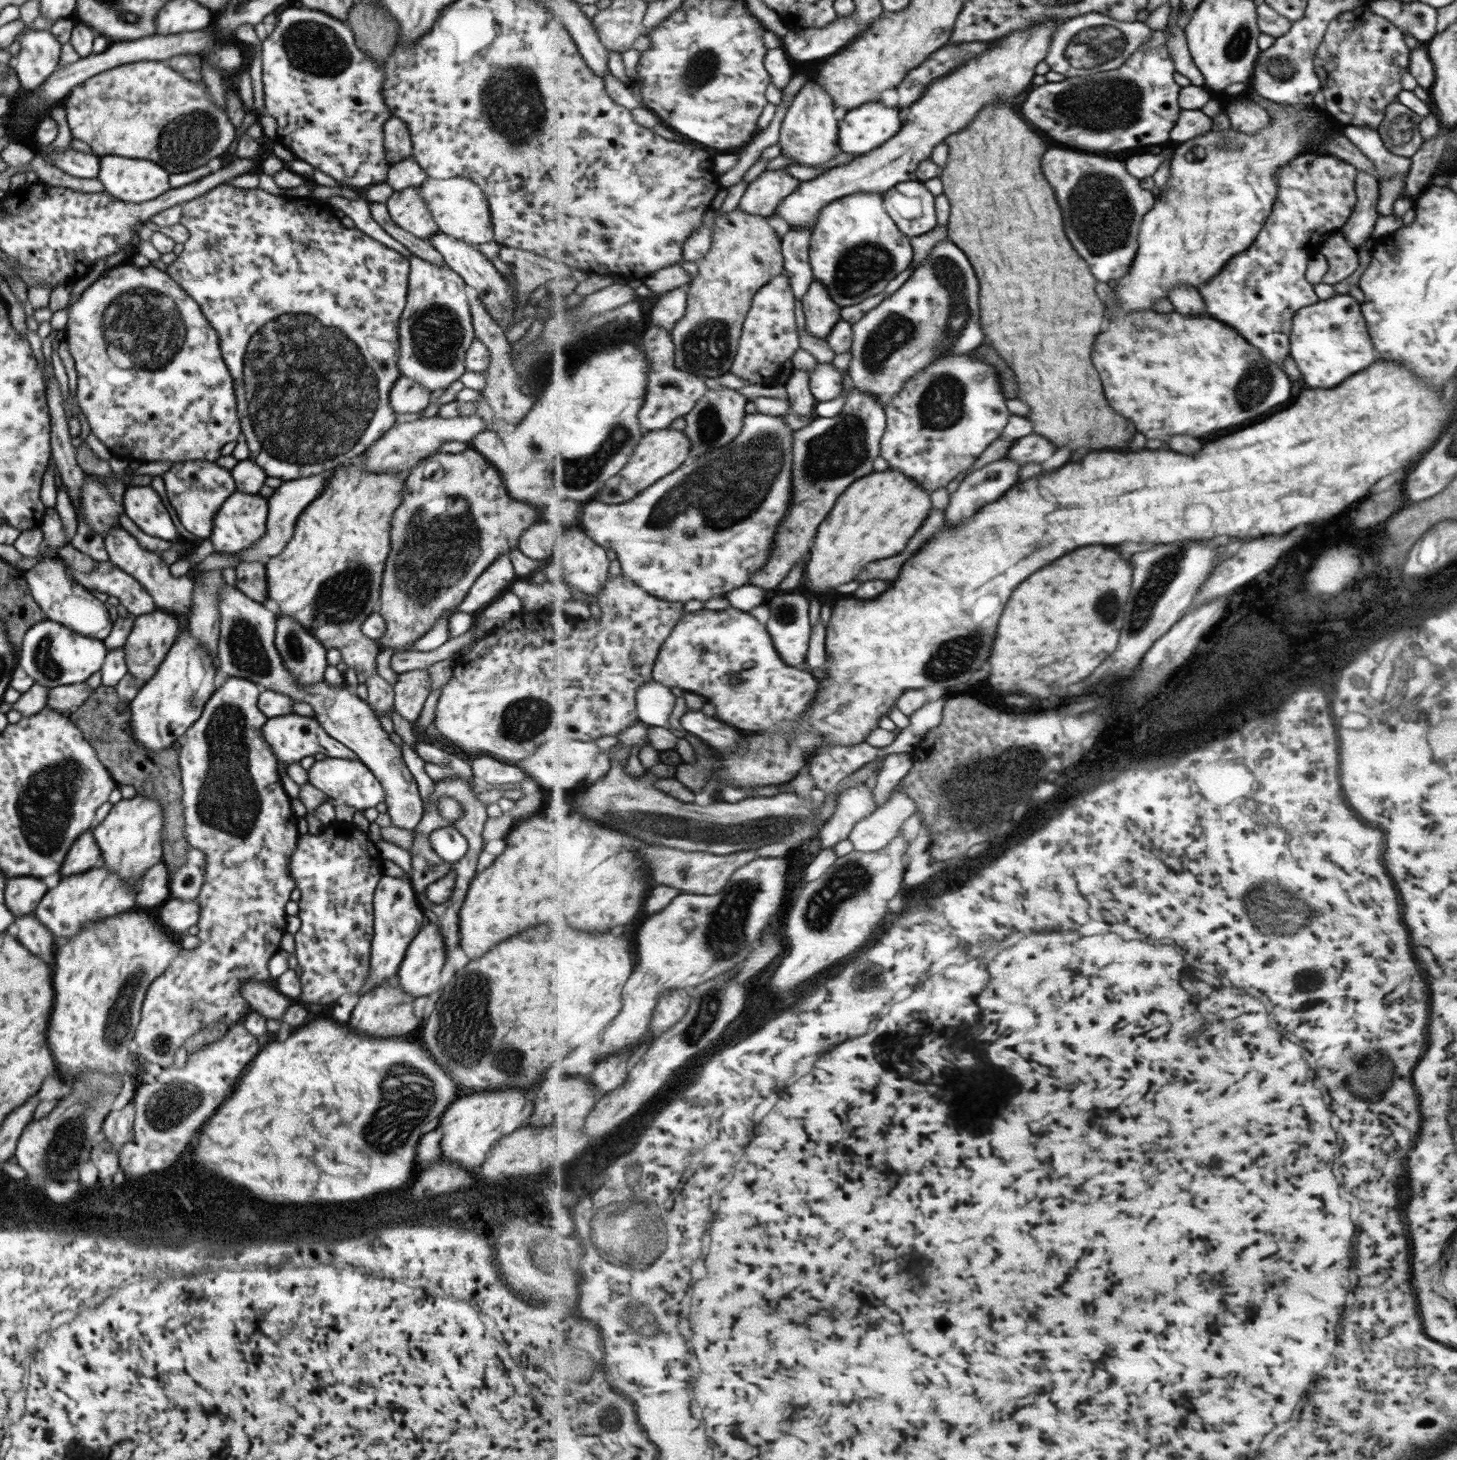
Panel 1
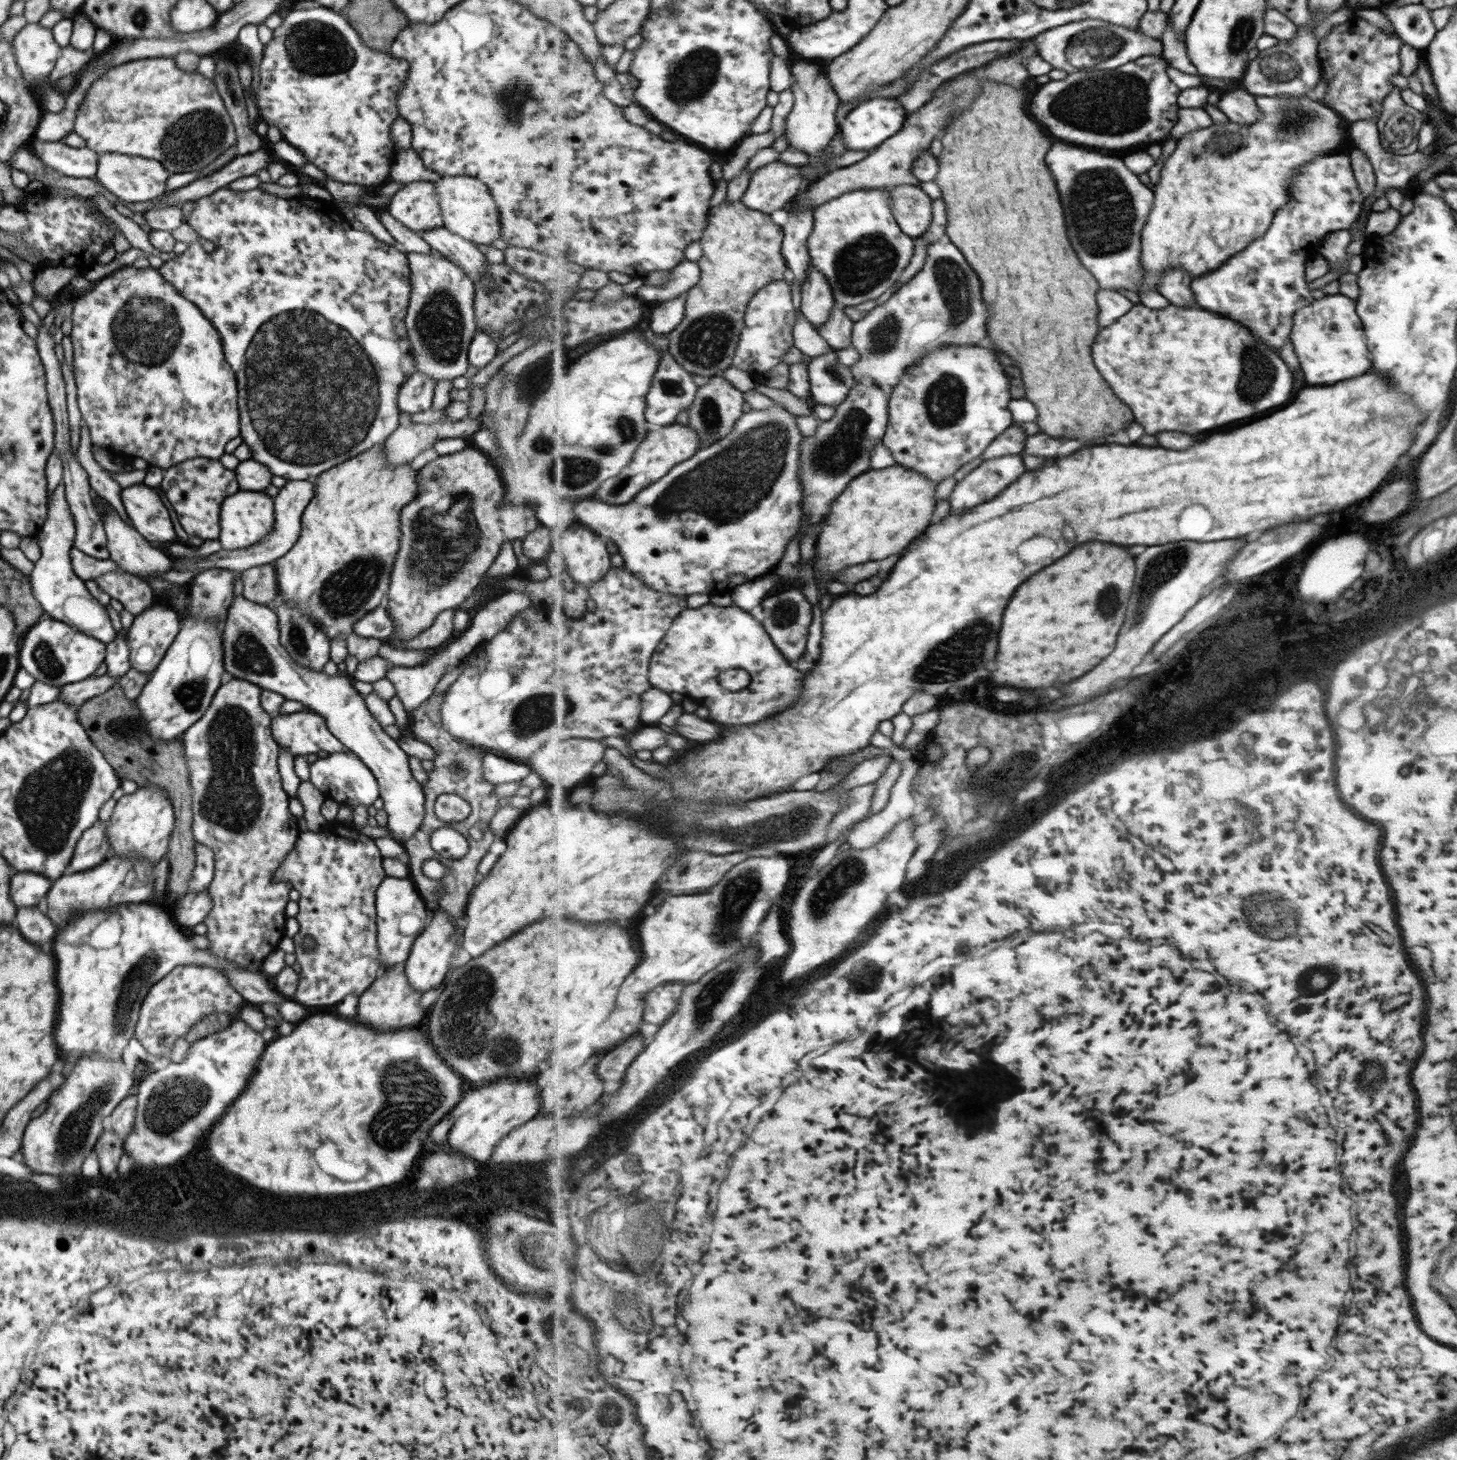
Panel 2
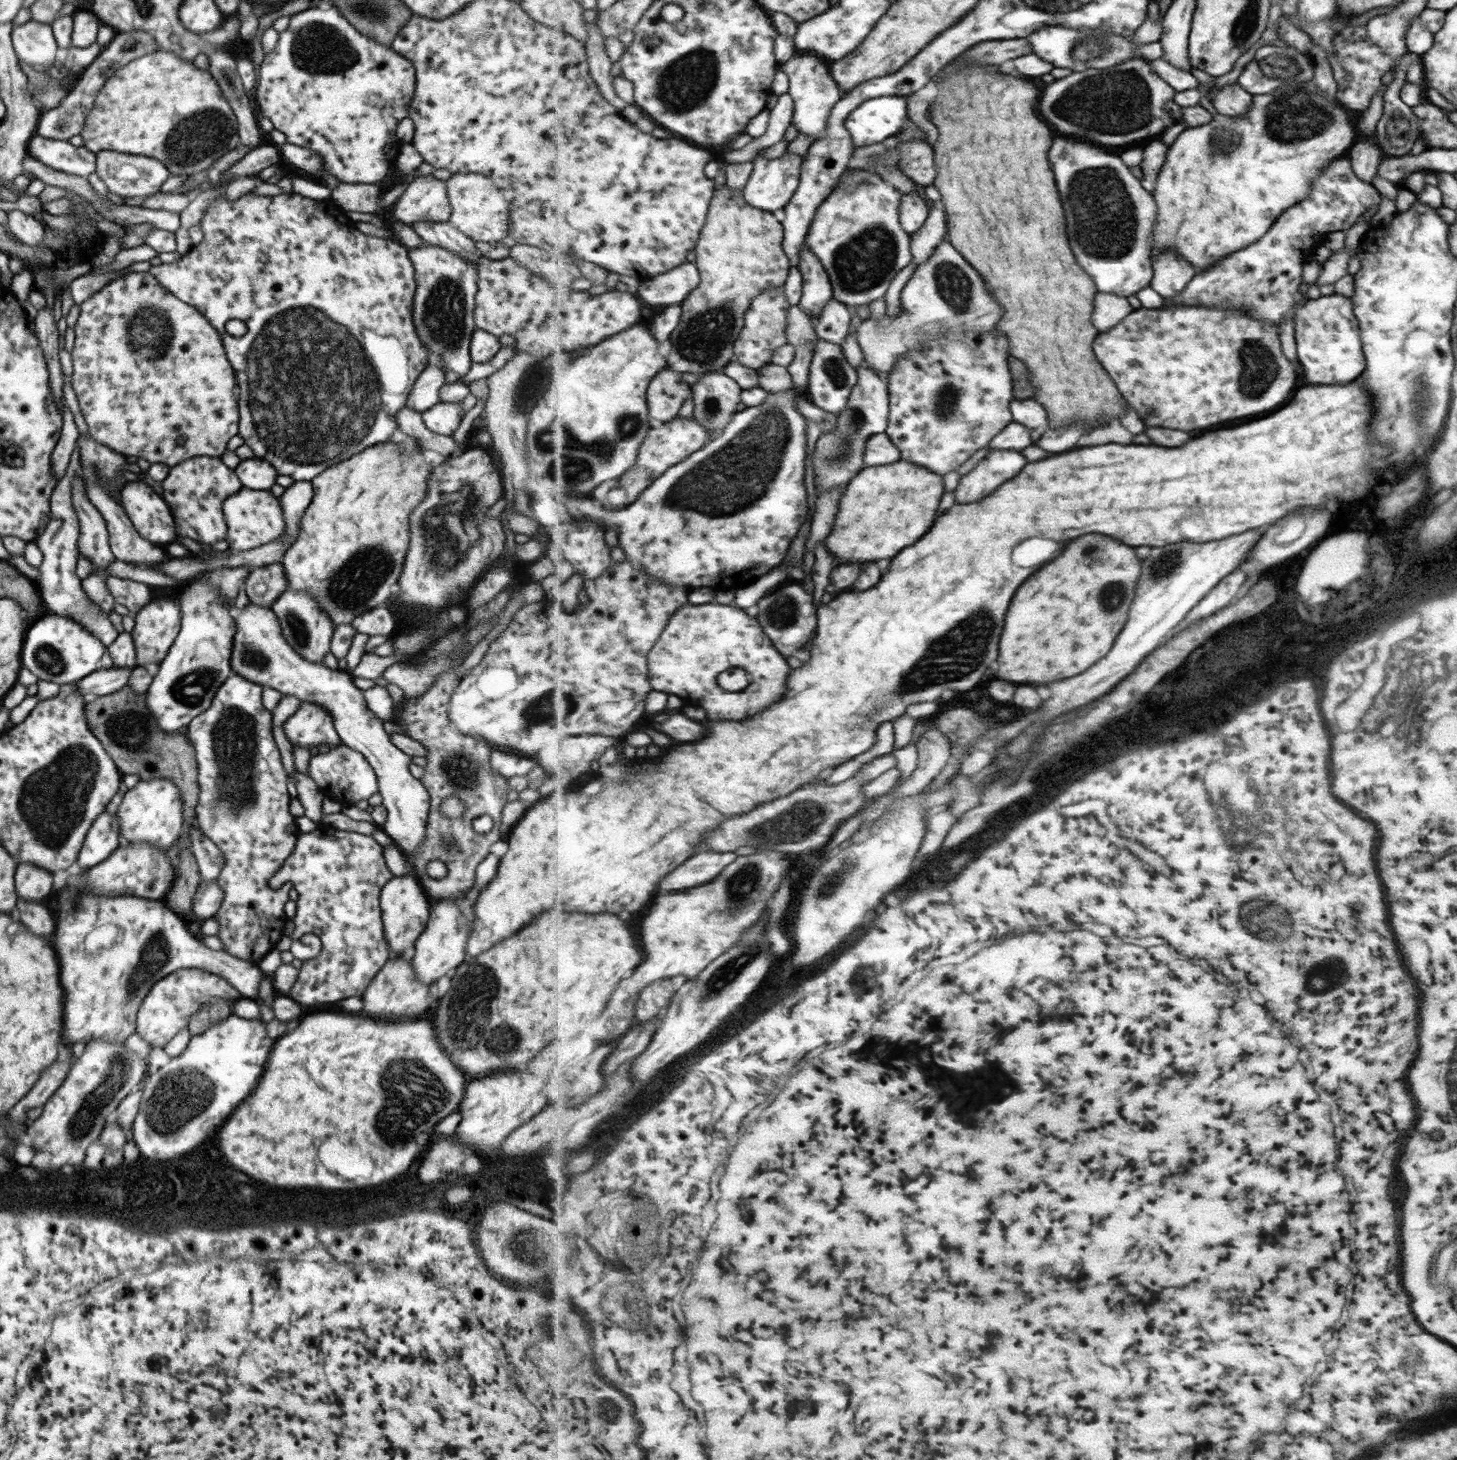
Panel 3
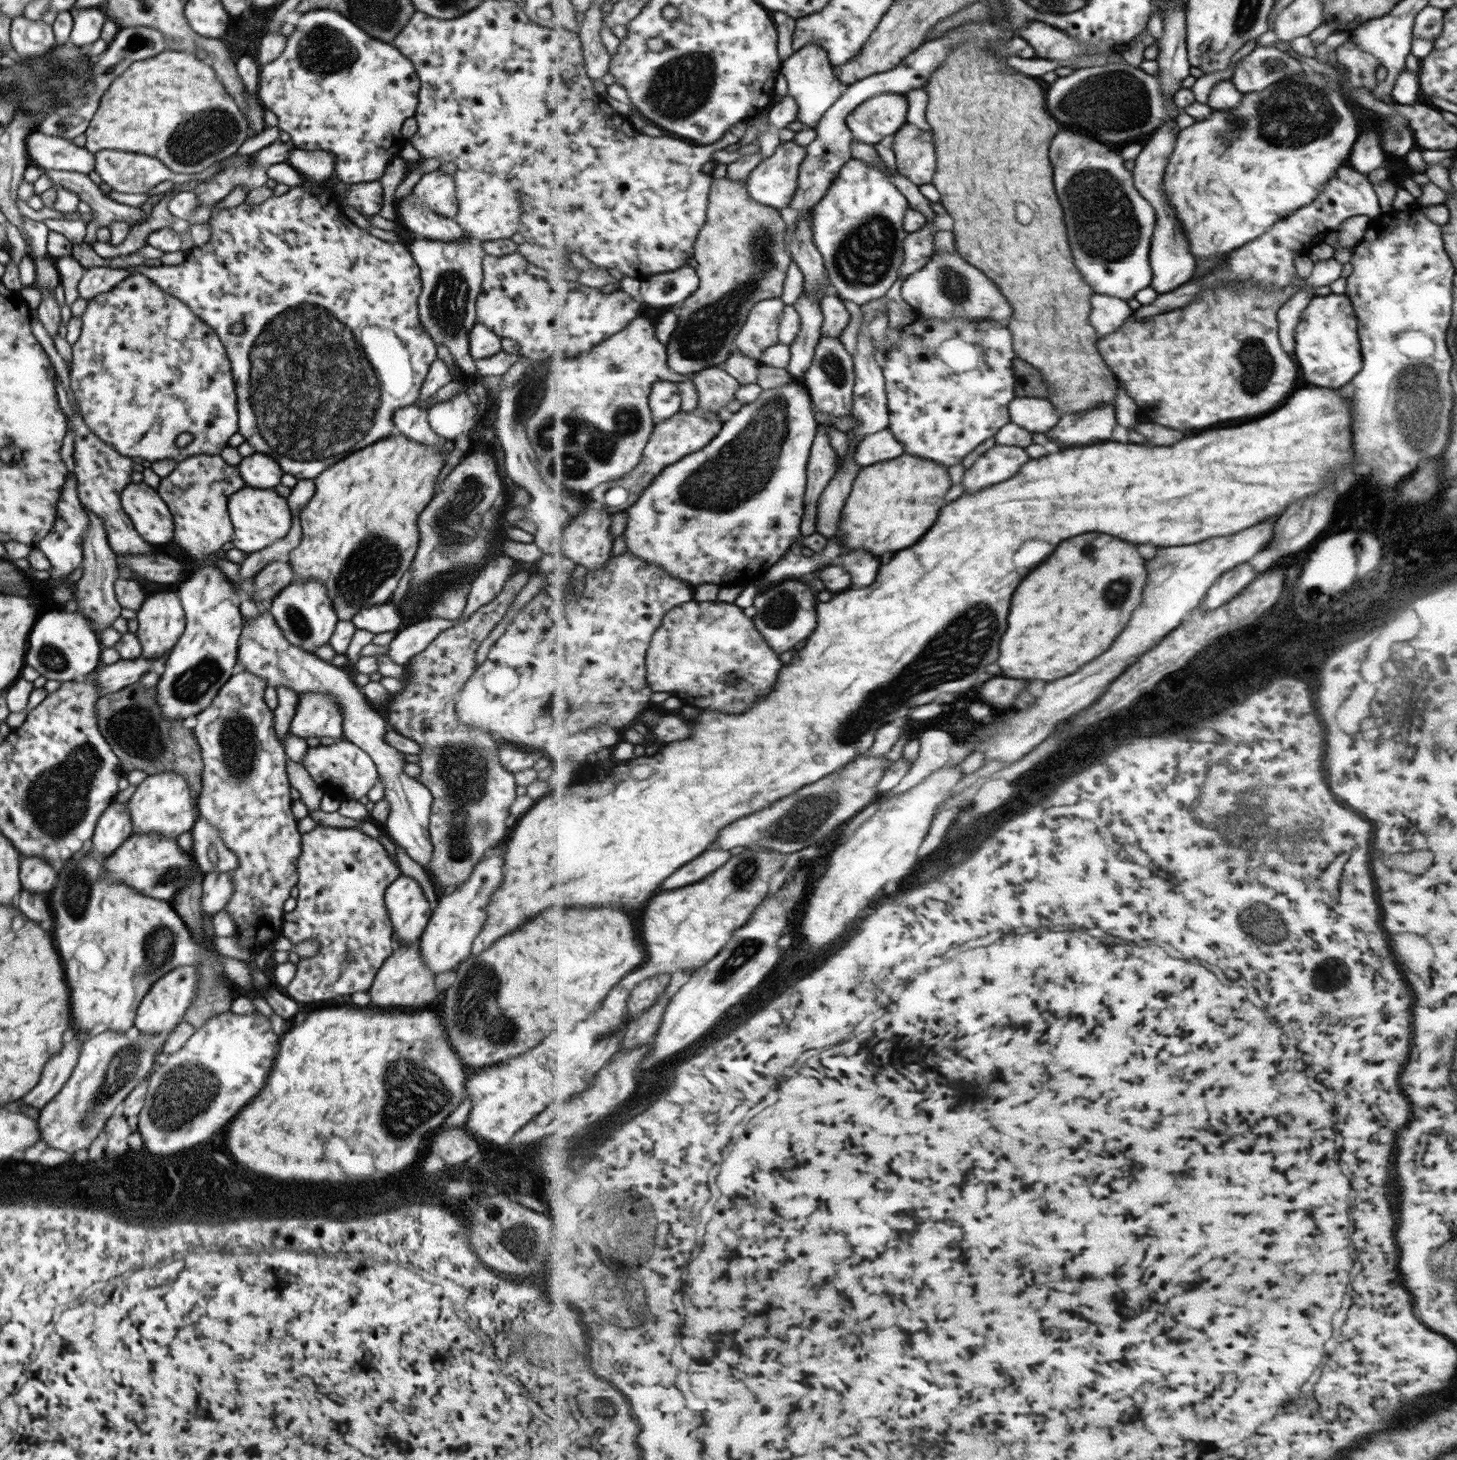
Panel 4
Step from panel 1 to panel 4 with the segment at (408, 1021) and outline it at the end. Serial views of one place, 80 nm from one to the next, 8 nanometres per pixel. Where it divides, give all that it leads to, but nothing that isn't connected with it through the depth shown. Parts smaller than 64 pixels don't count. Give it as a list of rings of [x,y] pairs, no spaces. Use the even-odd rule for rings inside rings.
[[[395,945],[392,953],[377,969],[373,982],[367,992],[371,1006],[375,1008],[421,1008],[431,1003],[437,992],[433,983],[434,976],[422,961],[420,950],[411,945]]]

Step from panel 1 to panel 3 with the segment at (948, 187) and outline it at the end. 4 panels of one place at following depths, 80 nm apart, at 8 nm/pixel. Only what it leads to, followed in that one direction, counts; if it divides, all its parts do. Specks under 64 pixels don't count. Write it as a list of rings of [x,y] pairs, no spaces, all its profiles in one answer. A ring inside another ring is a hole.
[[[983,66],[976,67],[961,67],[957,69],[955,72],[951,72],[943,82],[941,82],[941,92],[939,92],[939,96],[937,96],[937,100],[935,100],[935,104],[931,106],[931,121],[935,122],[935,126],[939,128],[939,140],[937,140],[937,144],[935,146],[935,152],[937,152],[937,168],[939,168],[939,176],[937,176],[937,180],[934,182],[934,186],[938,189],[938,192],[941,194],[942,202],[945,202],[945,206],[947,206],[947,212],[949,212],[949,234],[948,240],[952,243],[953,246],[957,246],[957,250],[961,250],[961,254],[965,254],[965,258],[969,258],[969,262],[973,262],[973,266],[977,266],[977,270],[983,274],[983,278],[987,280],[987,284],[989,284],[989,288],[991,288],[991,292],[997,296],[997,300],[1003,304],[1003,308],[1007,310],[1005,312],[1005,316],[1003,316],[1003,320],[1001,320],[1001,324],[997,324],[997,330],[1001,330],[1003,334],[1007,334],[1009,336],[1009,340],[1011,340],[1011,350],[1013,350],[1013,356],[1017,356],[1019,360],[1025,360],[1031,368],[1033,368],[1033,372],[1031,372],[1031,380],[1033,380],[1033,384],[1037,386],[1037,400],[1043,404],[1043,406],[1047,406],[1047,412],[1049,412],[1049,416],[1051,416],[1051,426],[1063,426],[1063,424],[1071,424],[1071,422],[1083,422],[1083,424],[1097,424],[1097,422],[1101,422],[1101,420],[1105,420],[1105,422],[1109,422],[1109,420],[1113,420],[1113,418],[1119,418],[1119,416],[1123,416],[1125,412],[1127,412],[1127,400],[1121,396],[1121,391],[1117,388],[1117,383],[1113,381],[1111,375],[1108,373],[1108,370],[1097,360],[1097,356],[1095,356],[1096,350],[1093,350],[1093,344],[1095,344],[1095,338],[1100,335],[1100,330],[1097,330],[1097,326],[1093,326],[1093,322],[1091,322],[1091,316],[1093,316],[1093,310],[1095,310],[1095,306],[1093,306],[1093,302],[1096,302],[1095,296],[1099,290],[1097,290],[1096,282],[1093,282],[1093,278],[1077,264],[1077,260],[1075,260],[1075,254],[1073,254],[1073,250],[1071,250],[1071,246],[1069,246],[1069,238],[1067,238],[1067,224],[1065,224],[1065,210],[1063,210],[1063,204],[1061,204],[1061,198],[1059,198],[1059,192],[1057,192],[1057,182],[1055,182],[1055,174],[1053,174],[1053,170],[1051,170],[1051,164],[1049,164],[1049,148],[1053,146],[1053,136],[1055,136],[1055,132],[1053,132],[1053,128],[1051,128],[1050,124],[1047,124],[1045,120],[1041,120],[1041,116],[1039,116],[1039,112],[1037,112],[1037,106],[1039,106],[1039,88],[1033,84],[1033,82],[1027,82],[1027,80],[1023,80],[1023,78],[1015,78],[1015,76],[1005,76],[1005,74],[995,74],[995,72],[989,72],[991,68],[994,70],[995,66],[989,66],[987,70],[983,70]]]

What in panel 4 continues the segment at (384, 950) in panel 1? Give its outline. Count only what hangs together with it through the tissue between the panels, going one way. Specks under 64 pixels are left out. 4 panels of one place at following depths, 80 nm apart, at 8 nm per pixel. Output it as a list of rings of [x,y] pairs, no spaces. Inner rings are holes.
[[[400,874],[385,889],[384,903],[394,944],[417,947],[430,917],[429,903],[417,881]]]

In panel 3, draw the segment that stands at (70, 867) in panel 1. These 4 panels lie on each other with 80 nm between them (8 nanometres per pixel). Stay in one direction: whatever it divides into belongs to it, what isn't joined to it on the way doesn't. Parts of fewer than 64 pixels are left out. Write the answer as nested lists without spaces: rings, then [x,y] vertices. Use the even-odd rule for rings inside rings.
[[[101,812],[92,822],[74,861],[79,868],[89,869],[105,860],[119,843],[118,818],[115,813]]]

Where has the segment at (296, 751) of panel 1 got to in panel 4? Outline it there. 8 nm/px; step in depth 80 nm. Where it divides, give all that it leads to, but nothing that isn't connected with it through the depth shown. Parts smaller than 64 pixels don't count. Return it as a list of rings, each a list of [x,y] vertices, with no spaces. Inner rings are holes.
[[[301,693],[288,732],[299,738],[329,736],[341,739],[342,710],[329,693]]]

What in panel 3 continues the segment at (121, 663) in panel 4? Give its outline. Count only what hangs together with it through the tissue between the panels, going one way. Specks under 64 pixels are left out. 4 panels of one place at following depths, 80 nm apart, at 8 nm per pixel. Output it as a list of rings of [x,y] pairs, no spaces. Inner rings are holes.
[[[111,667],[94,670],[77,683],[77,692],[87,699],[111,694],[128,684],[131,667]]]

